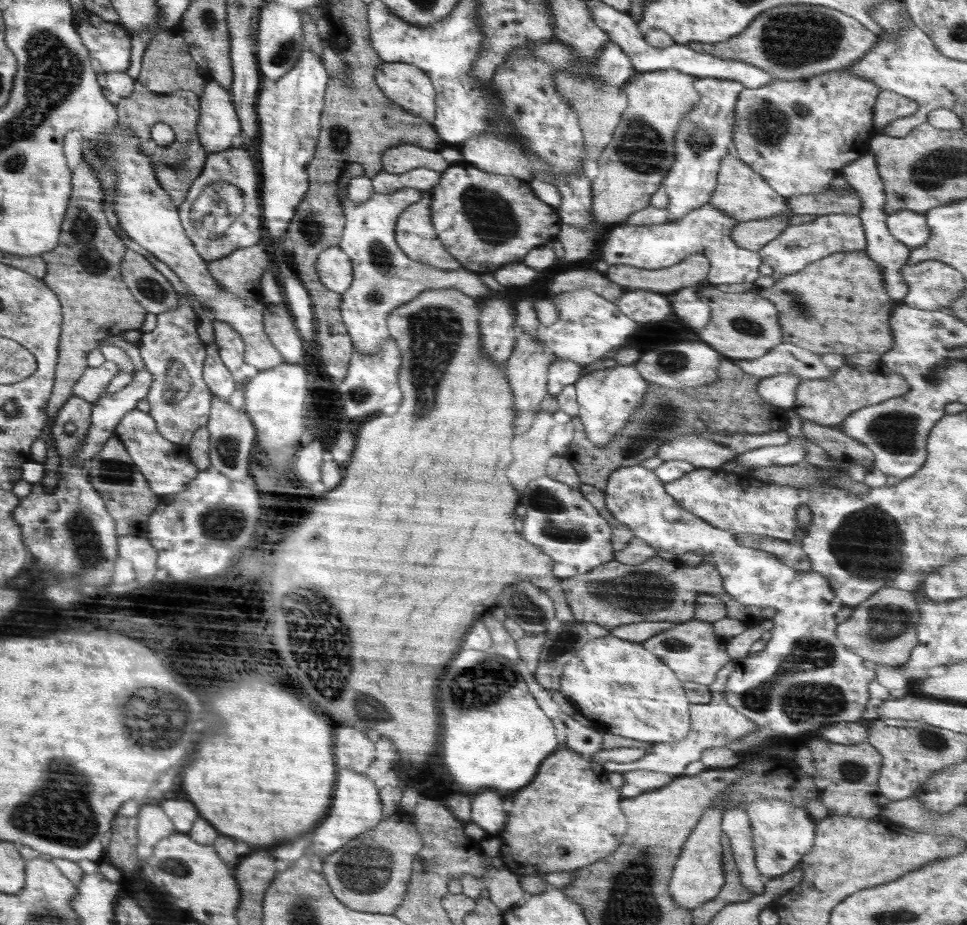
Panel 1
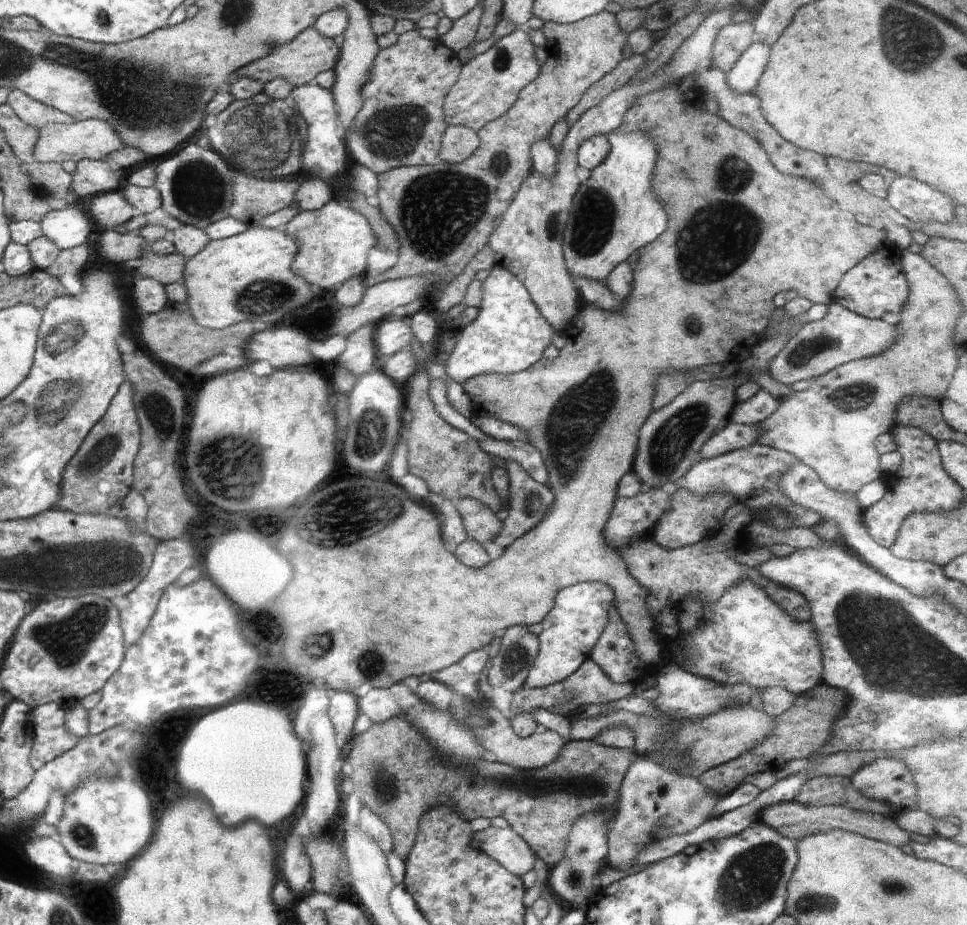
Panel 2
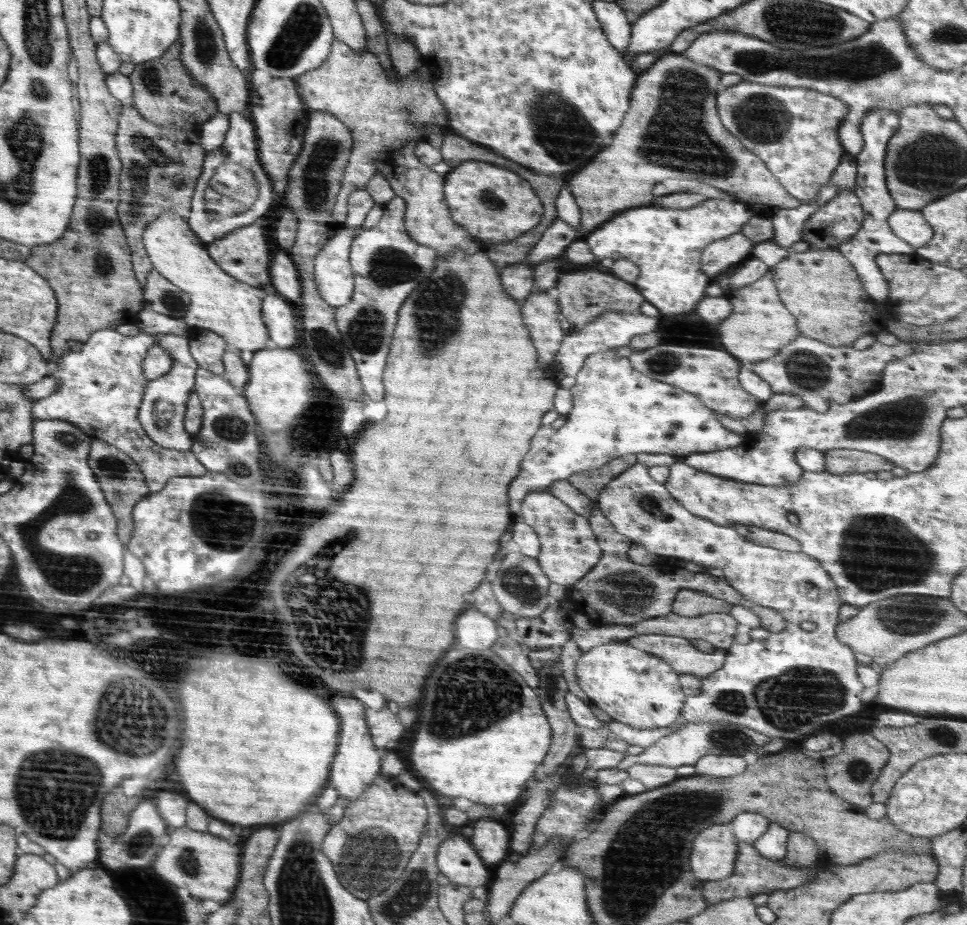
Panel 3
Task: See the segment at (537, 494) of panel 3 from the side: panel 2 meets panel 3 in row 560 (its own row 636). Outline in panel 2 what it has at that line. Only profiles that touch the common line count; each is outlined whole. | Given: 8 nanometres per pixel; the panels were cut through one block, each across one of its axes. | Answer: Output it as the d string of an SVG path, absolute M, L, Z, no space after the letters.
M600 581L576 583L559 590L555 598L554 606L541 622L543 630L537 636L539 640L539 651L526 680L523 682L523 686L526 689L539 689L540 687L544 688L560 682L568 678L573 672L576 672L586 659L590 659L591 650L594 648L595 642L605 627L607 621L606 613L614 598L615 596L613 595L611 586Z

